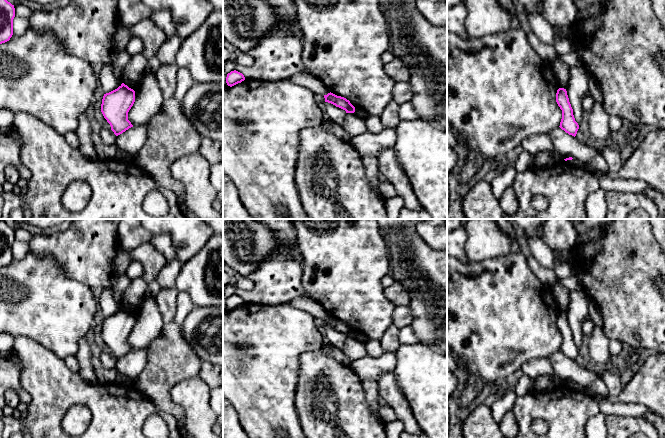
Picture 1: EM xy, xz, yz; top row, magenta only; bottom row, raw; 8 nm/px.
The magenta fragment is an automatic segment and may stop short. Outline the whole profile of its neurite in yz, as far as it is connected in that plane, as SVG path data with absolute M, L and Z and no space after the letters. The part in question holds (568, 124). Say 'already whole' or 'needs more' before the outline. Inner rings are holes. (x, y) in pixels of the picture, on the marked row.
already whole; M559 88L556 93L556 102L562 110L562 119L560 128L572 136L576 136L579 129L578 123L575 121L573 109L569 102L567 91L564 88Z

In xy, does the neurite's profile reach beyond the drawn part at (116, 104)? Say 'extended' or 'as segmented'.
as segmented

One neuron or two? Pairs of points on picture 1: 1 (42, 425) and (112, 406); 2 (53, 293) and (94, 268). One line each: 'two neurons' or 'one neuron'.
1: one neuron
2: two neurons

